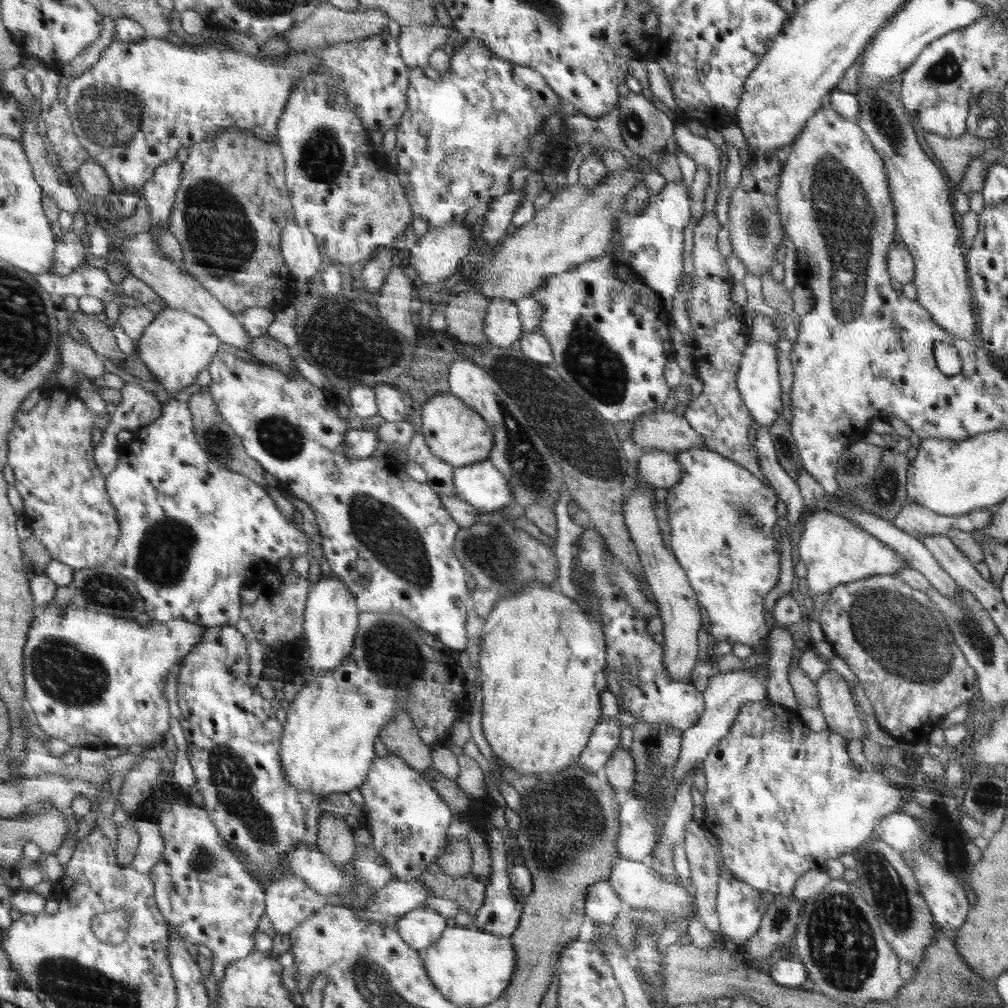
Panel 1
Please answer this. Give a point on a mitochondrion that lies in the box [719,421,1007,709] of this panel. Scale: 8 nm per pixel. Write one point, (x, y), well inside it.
(906, 640)

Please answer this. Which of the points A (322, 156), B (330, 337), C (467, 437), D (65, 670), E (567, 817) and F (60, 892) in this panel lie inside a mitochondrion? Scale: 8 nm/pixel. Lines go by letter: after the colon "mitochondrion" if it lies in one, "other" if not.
A: mitochondrion
B: mitochondrion
C: other
D: mitochondrion
E: mitochondrion
F: other

